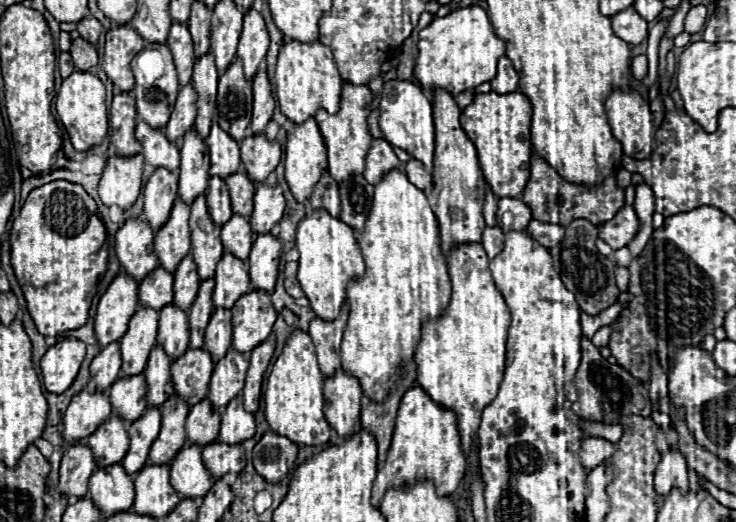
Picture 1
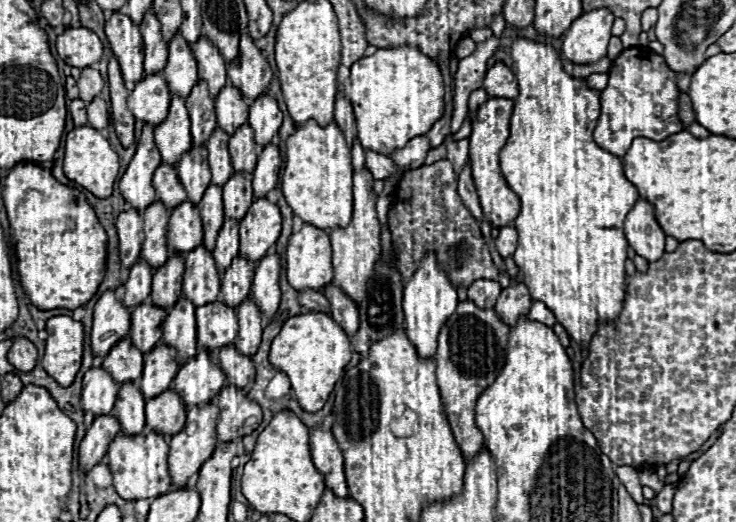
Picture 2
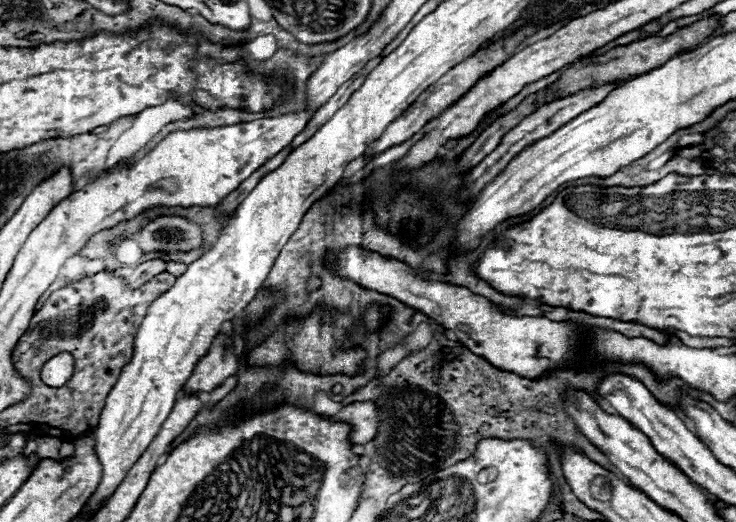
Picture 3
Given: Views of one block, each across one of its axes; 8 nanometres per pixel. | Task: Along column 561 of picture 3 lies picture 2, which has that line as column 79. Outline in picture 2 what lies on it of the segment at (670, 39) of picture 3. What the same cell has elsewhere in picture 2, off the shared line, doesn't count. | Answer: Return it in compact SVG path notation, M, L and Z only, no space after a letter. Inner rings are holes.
M84 68L78 78L78 88L80 88L80 100L92 102L100 94L100 90L104 88L104 80L98 70Z

